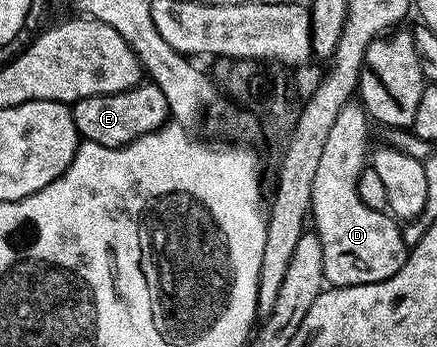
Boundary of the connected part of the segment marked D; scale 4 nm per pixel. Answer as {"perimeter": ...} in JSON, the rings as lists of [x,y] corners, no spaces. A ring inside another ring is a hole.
{"perimeter":[[[351,101],[344,105],[344,109],[340,109],[340,113],[336,113],[336,122],[332,124],[332,130],[328,132],[328,137],[324,141],[324,149],[320,153],[320,162],[316,165],[316,173],[312,177],[312,201],[310,202],[310,219],[312,220],[312,230],[320,237],[320,246],[324,248],[324,277],[330,287],[355,287],[356,285],[368,285],[369,283],[379,283],[388,277],[392,277],[396,273],[400,273],[400,269],[406,264],[406,256],[408,254],[408,239],[401,231],[399,220],[386,211],[377,211],[376,209],[368,209],[368,205],[364,205],[364,201],[360,201],[360,193],[358,192],[358,182],[360,181],[360,173],[367,170],[368,167],[368,151],[366,155],[366,146],[370,143],[370,127],[372,128],[372,120],[366,113],[365,107],[361,102]]]}

